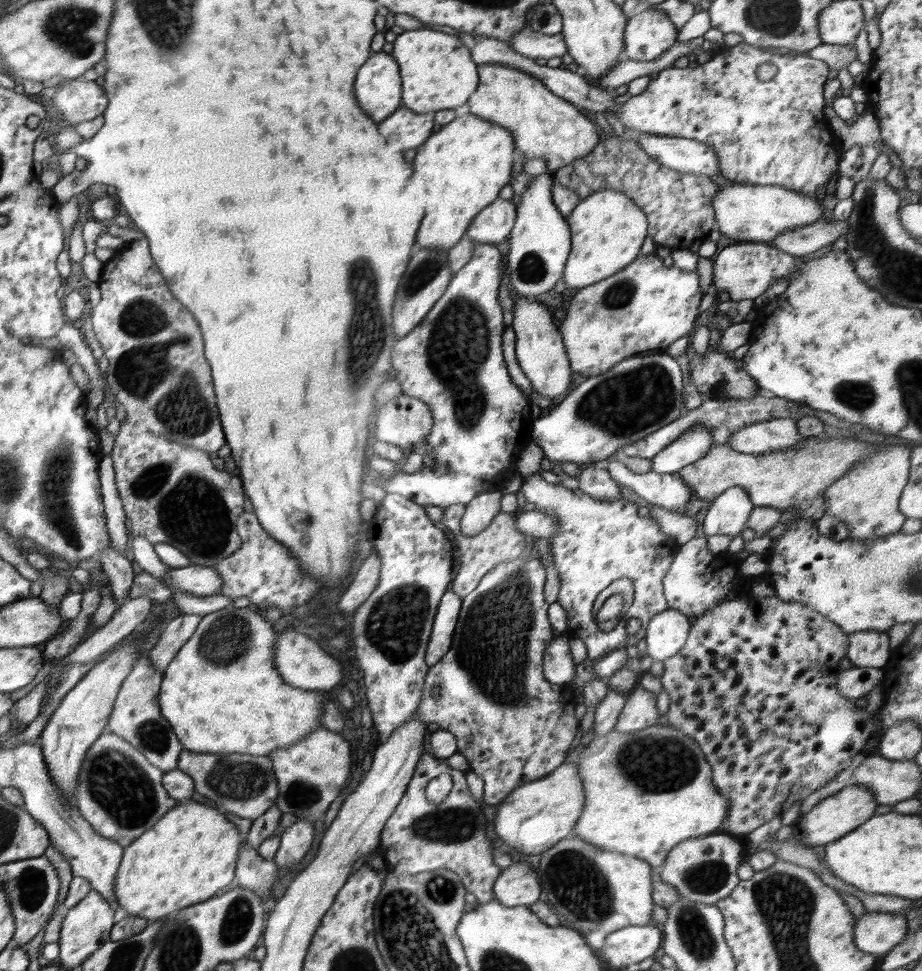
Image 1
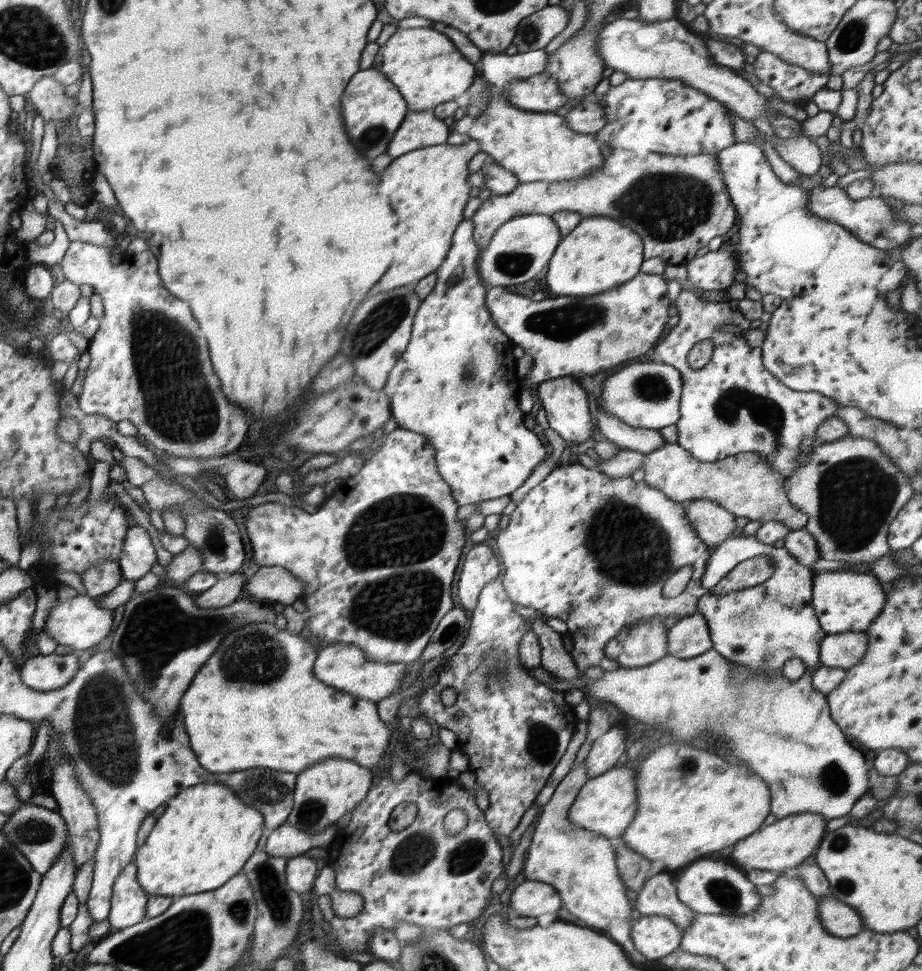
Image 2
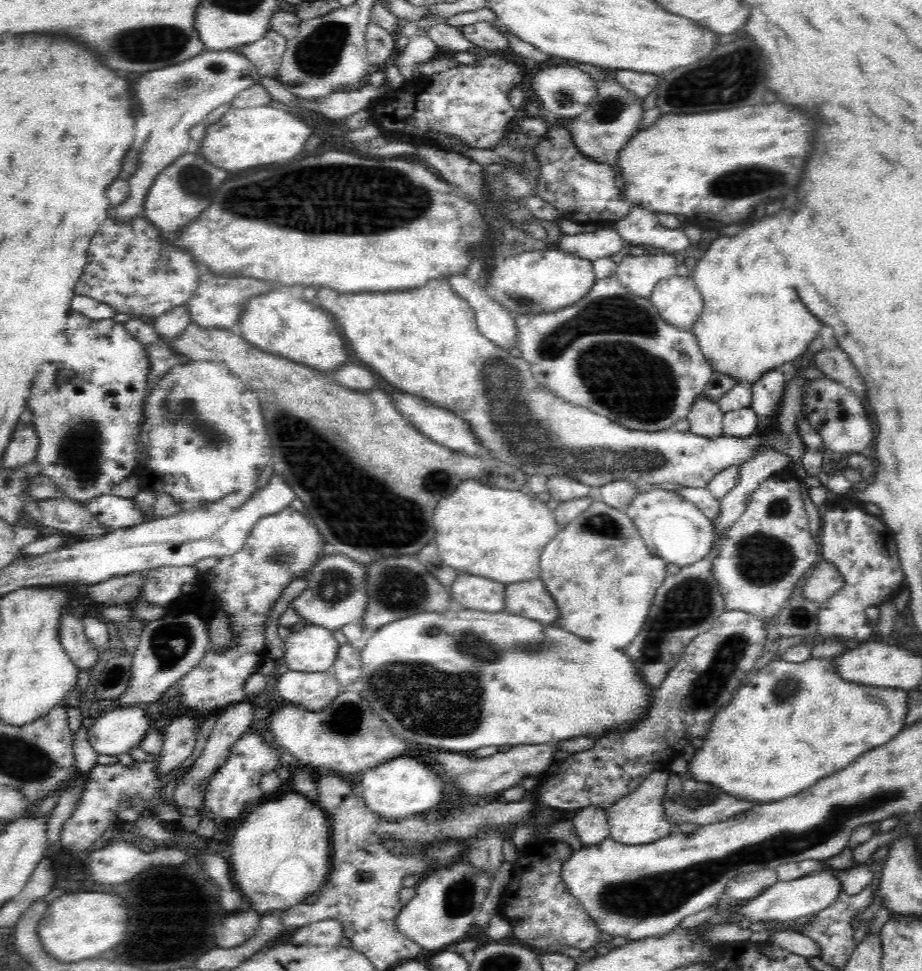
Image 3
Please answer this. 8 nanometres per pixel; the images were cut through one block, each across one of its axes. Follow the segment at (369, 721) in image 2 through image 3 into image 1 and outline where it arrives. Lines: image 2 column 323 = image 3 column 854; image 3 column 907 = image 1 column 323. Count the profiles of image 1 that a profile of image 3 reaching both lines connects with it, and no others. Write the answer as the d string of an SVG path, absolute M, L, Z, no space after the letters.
M230 604L228 607L202 617L194 634L178 649L176 656L174 656L166 670L164 670L164 678L162 679L158 696L162 716L170 723L172 730L176 733L184 749L197 753L240 752L240 754L268 757L270 752L296 744L298 740L308 736L308 732L314 732L318 726L321 726L320 716L324 712L324 700L326 700L324 691L294 688L291 684L282 680L282 676L276 670L276 663L274 663L276 642L278 642L278 628L276 628L274 623L265 618L262 611L253 612L249 607L235 608Z

